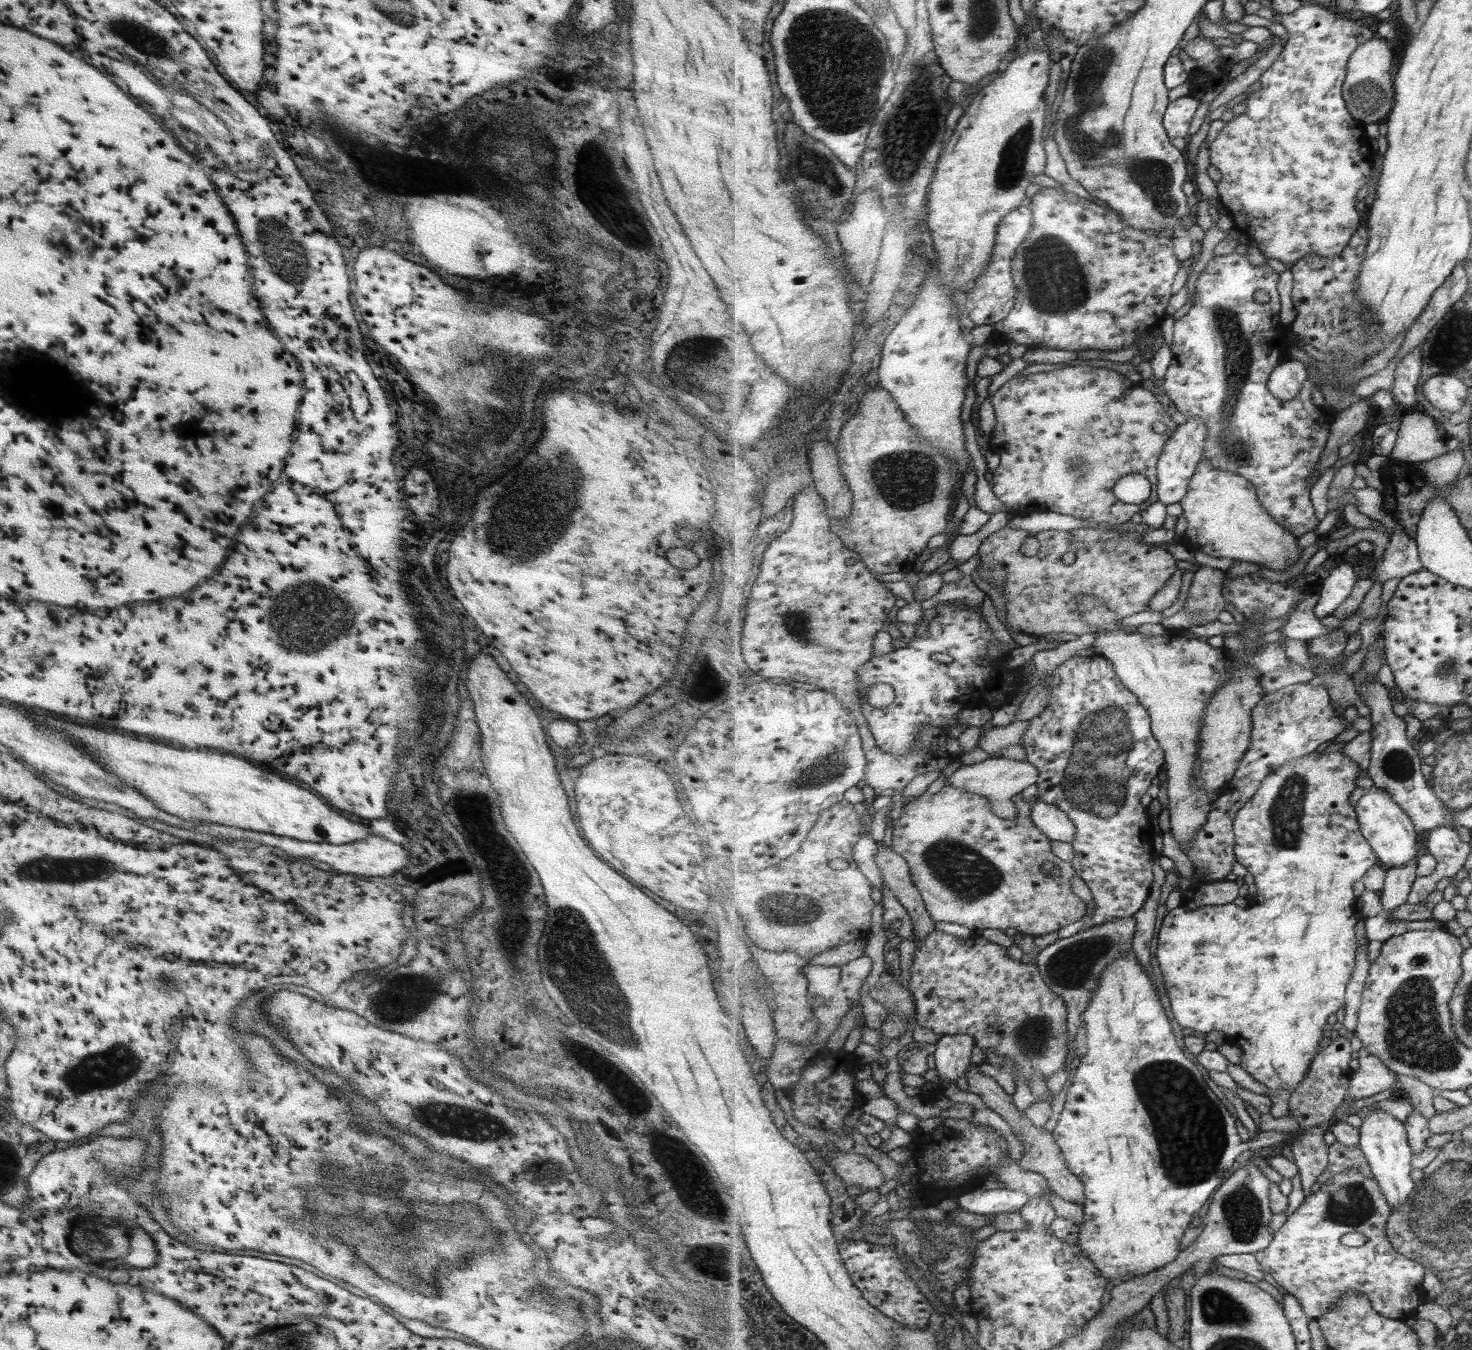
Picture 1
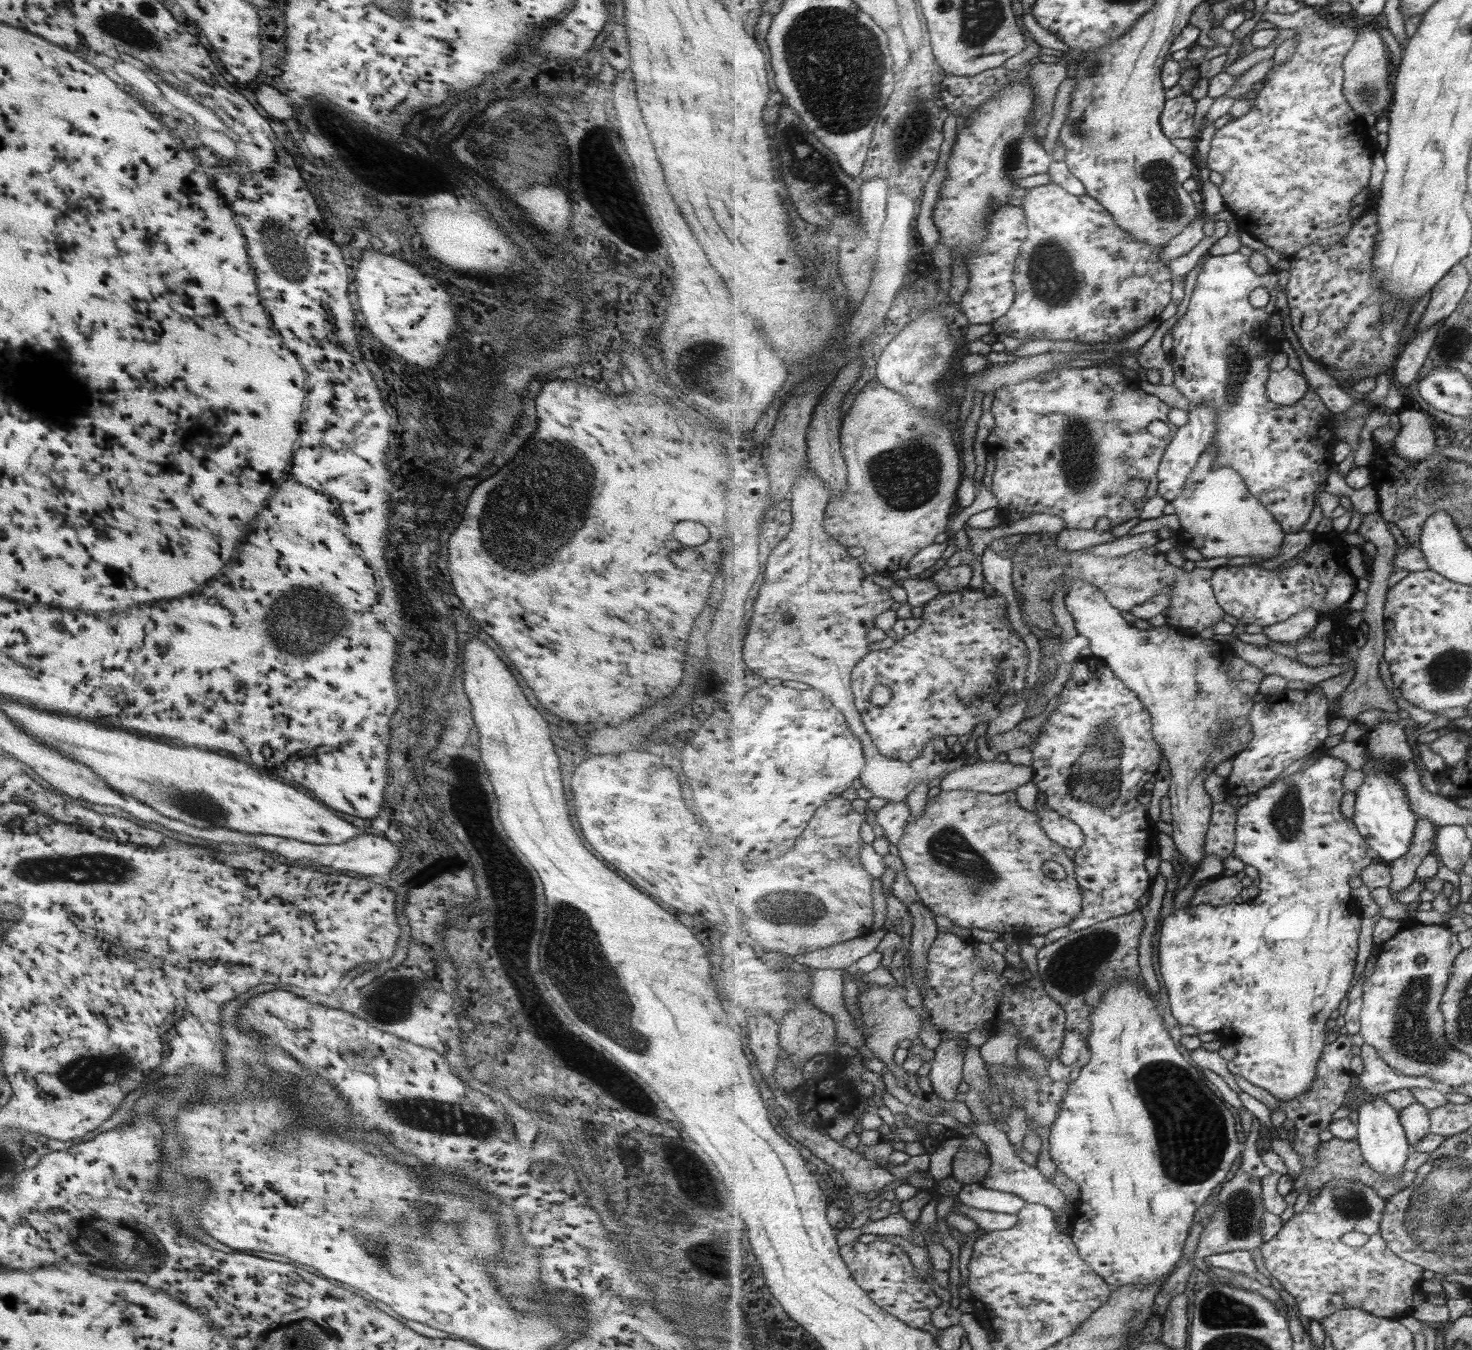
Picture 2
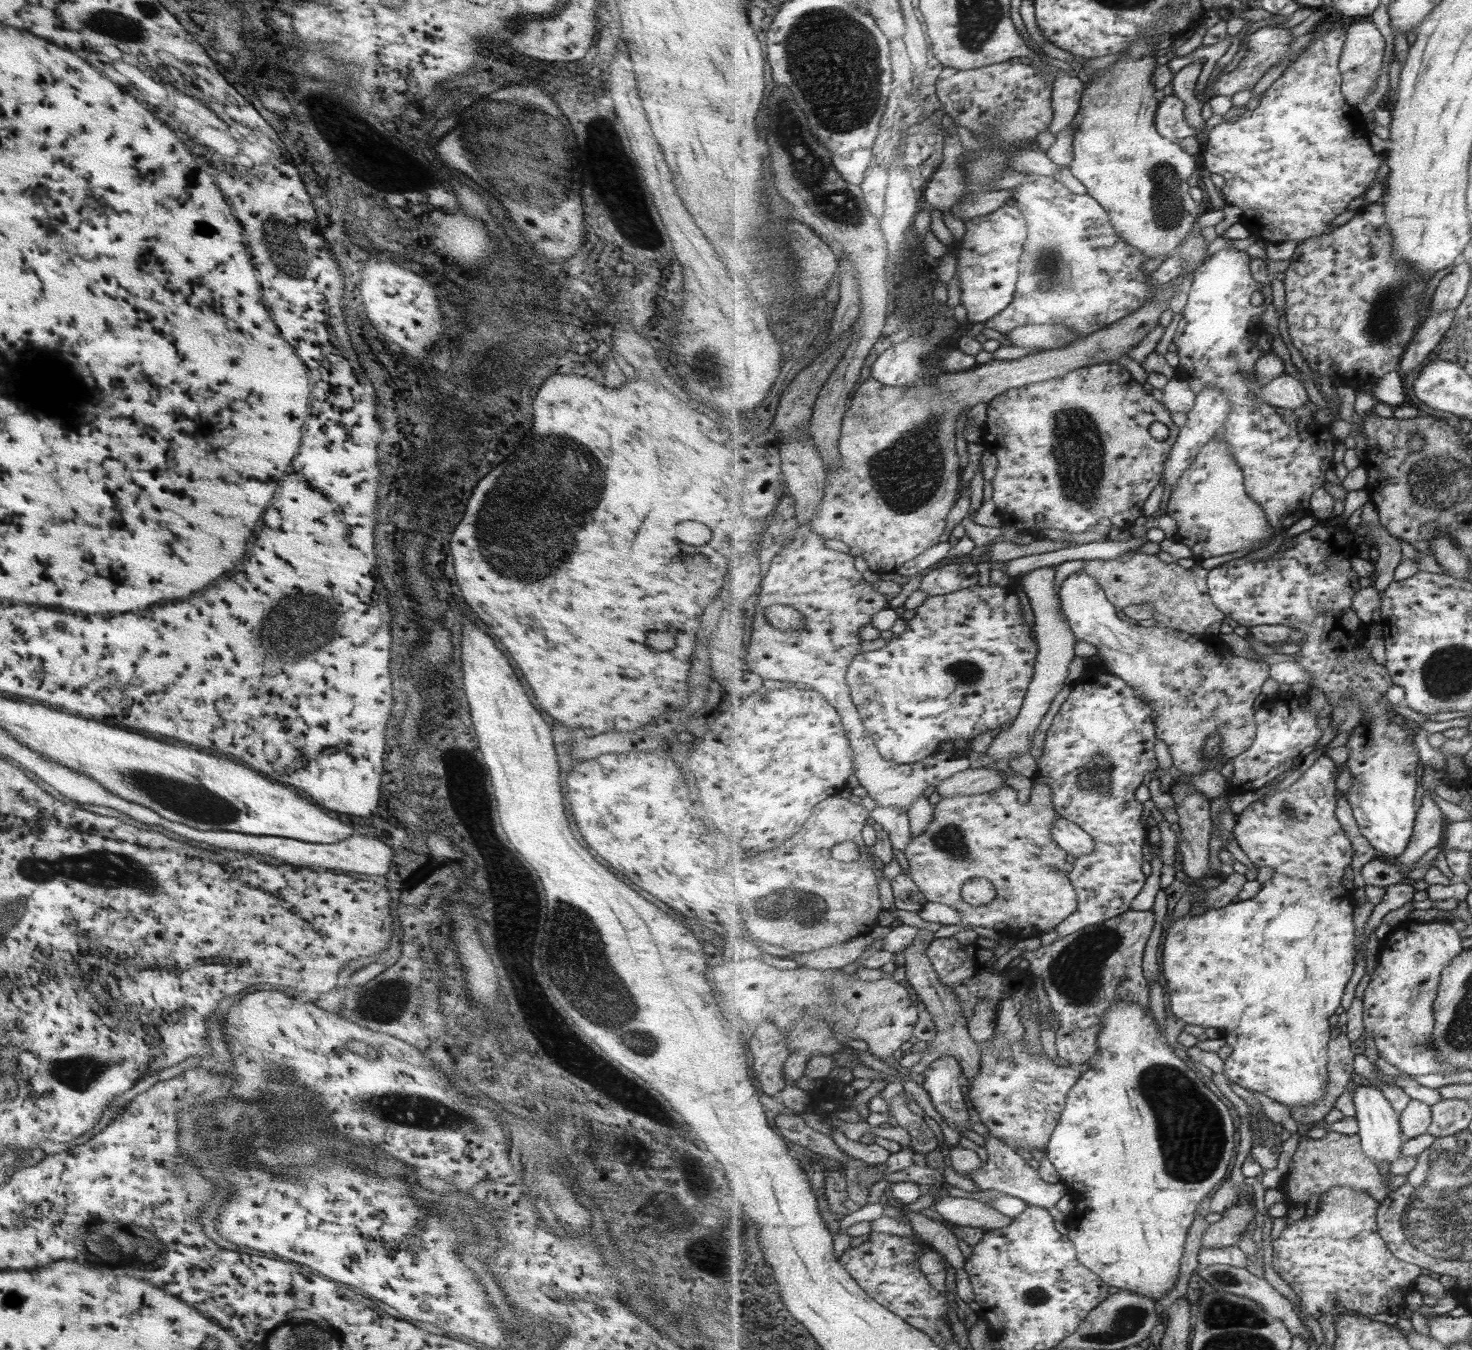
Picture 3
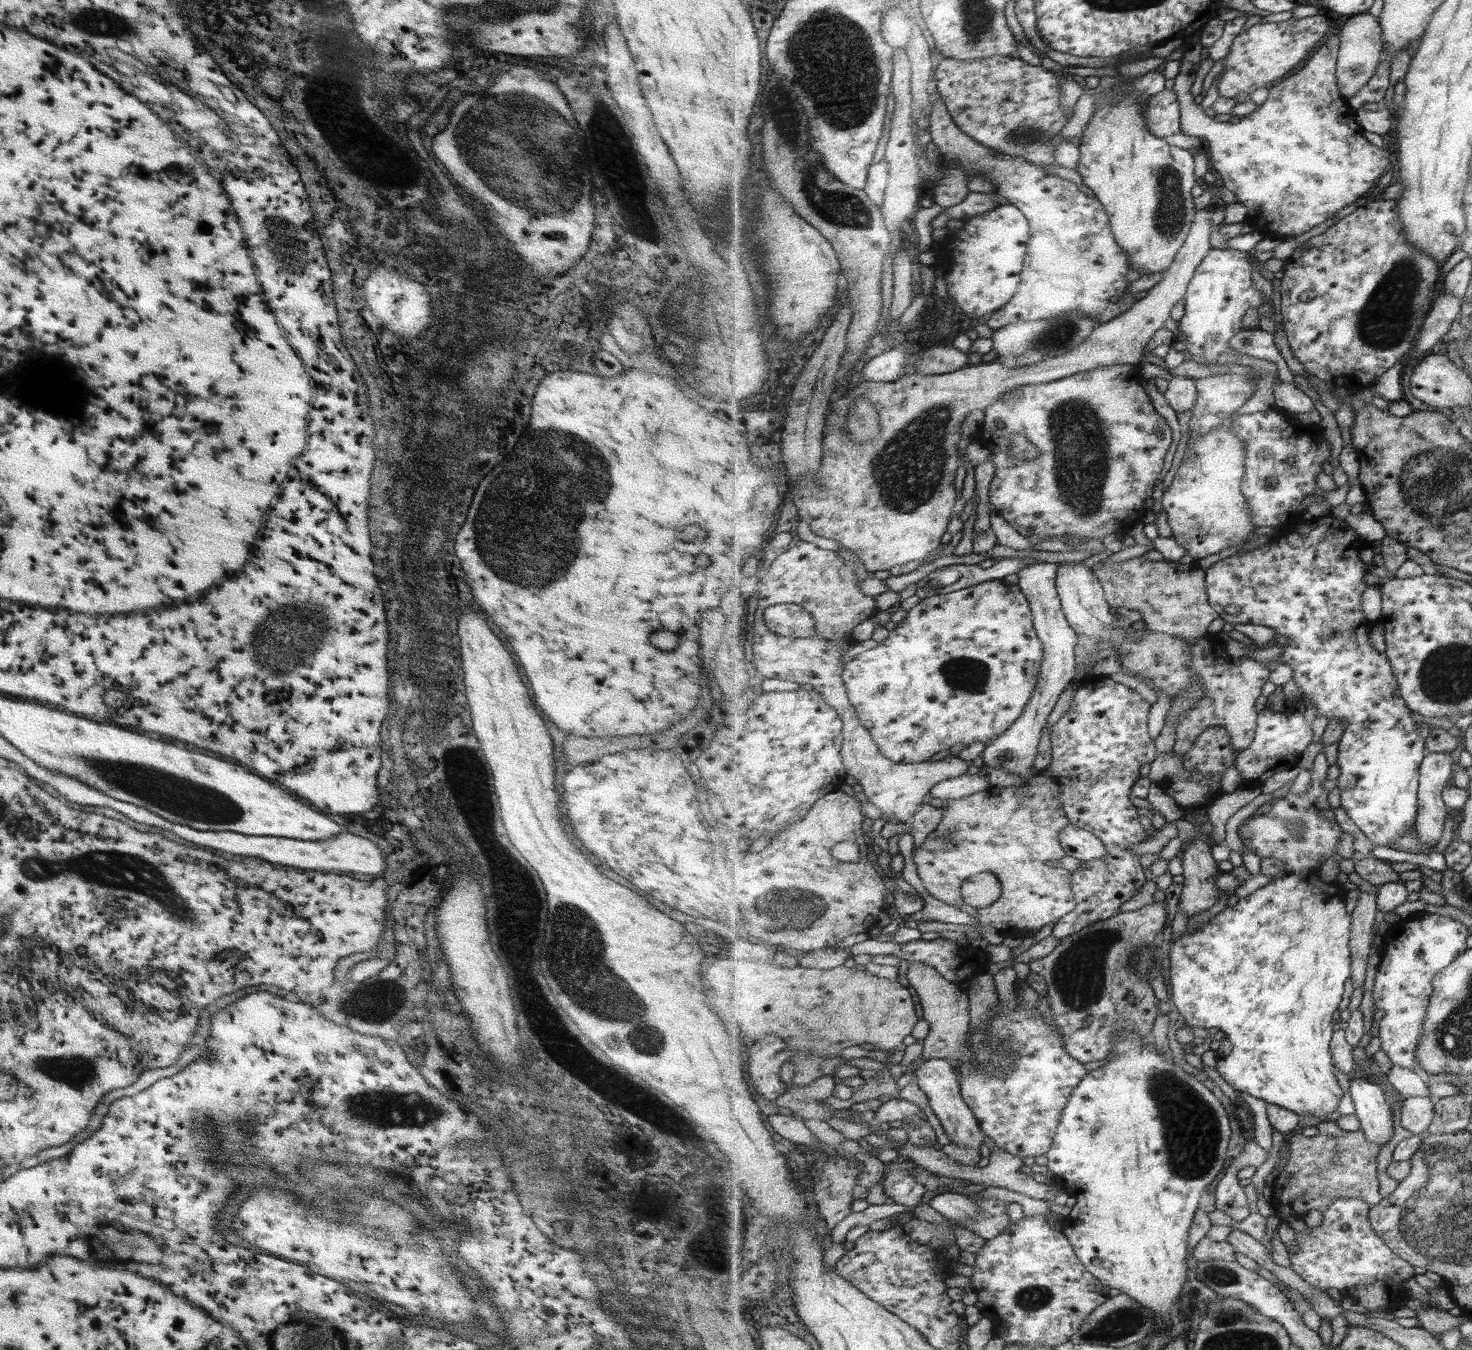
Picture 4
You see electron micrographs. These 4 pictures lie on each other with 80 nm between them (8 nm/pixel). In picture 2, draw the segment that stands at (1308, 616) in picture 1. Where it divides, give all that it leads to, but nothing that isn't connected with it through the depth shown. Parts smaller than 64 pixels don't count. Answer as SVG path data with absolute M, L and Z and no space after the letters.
M1309 607L1285 622L1265 626L1262 633L1272 641L1292 644L1305 638L1303 636L1309 634L1317 624L1319 624L1319 613Z

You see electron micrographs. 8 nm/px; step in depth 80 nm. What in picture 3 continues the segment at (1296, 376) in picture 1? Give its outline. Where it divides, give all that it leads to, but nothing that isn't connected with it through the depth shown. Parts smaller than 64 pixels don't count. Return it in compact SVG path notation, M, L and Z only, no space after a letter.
M1284 372L1266 385L1259 386L1257 383L1251 383L1250 390L1265 402L1281 408L1296 410L1309 402L1303 383Z

